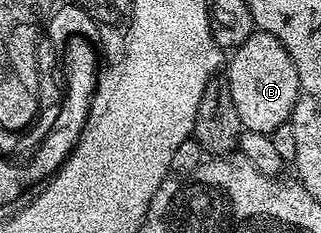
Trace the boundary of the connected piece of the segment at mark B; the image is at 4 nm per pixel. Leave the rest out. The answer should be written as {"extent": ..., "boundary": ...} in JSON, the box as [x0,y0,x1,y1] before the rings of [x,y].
{"extent":[226,29,300,135],"boundary":[[[259,29],[253,30],[252,35],[231,52],[226,71],[227,67],[230,97],[234,97],[234,109],[238,109],[243,130],[271,135],[278,125],[291,120],[300,92],[298,69],[294,69],[294,61],[278,37]]]}

